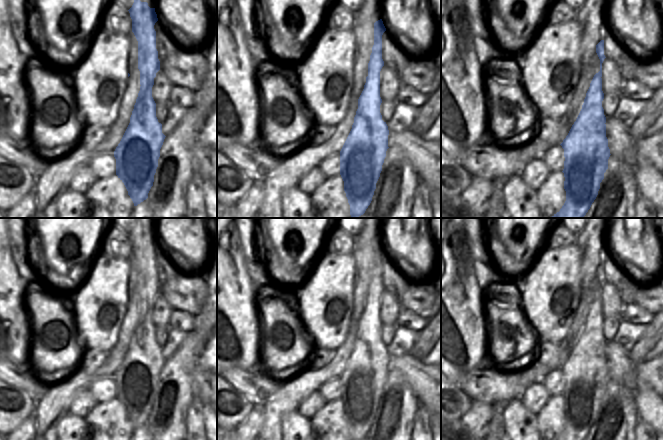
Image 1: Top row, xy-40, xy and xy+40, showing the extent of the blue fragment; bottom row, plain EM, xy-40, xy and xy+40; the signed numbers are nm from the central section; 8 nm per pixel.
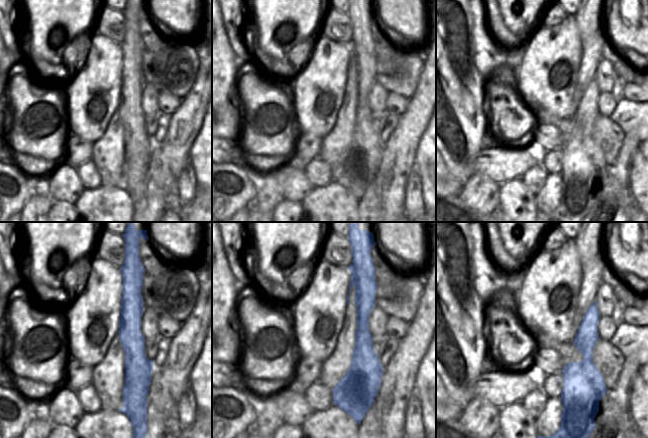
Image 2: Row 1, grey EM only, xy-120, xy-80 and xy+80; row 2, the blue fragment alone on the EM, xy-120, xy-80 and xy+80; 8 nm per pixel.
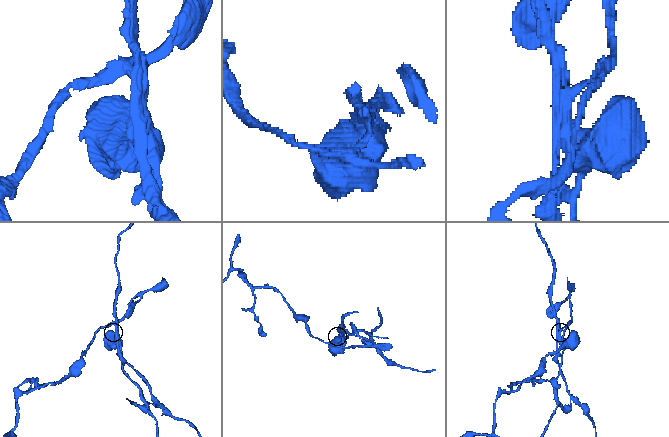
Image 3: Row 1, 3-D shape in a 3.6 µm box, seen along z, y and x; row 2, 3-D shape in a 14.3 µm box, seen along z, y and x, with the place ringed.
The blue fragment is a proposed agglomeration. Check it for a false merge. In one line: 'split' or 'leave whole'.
split

